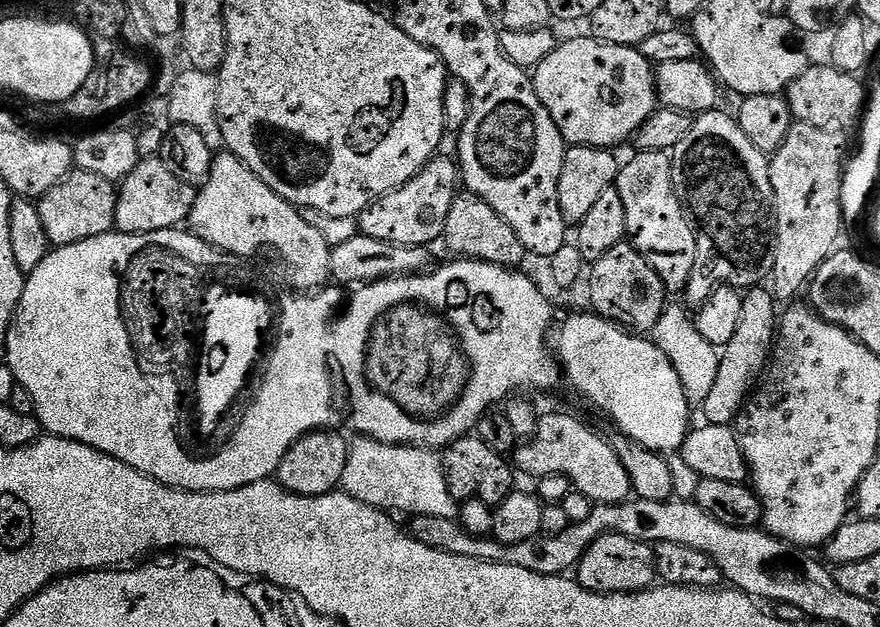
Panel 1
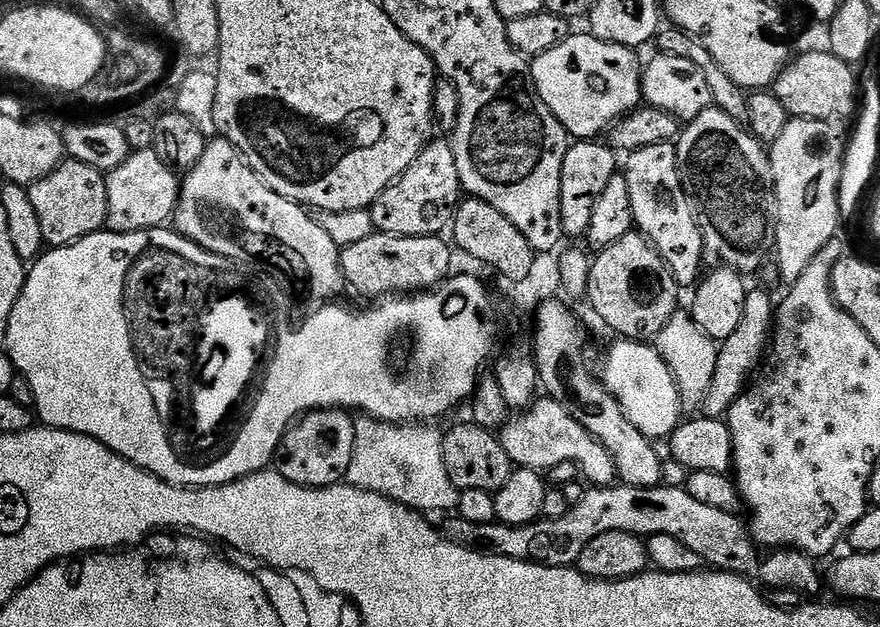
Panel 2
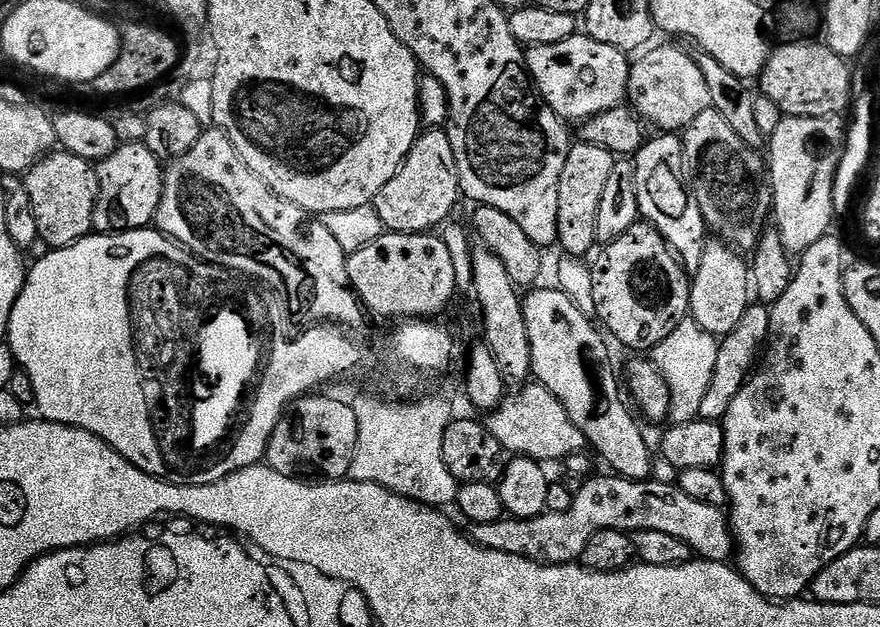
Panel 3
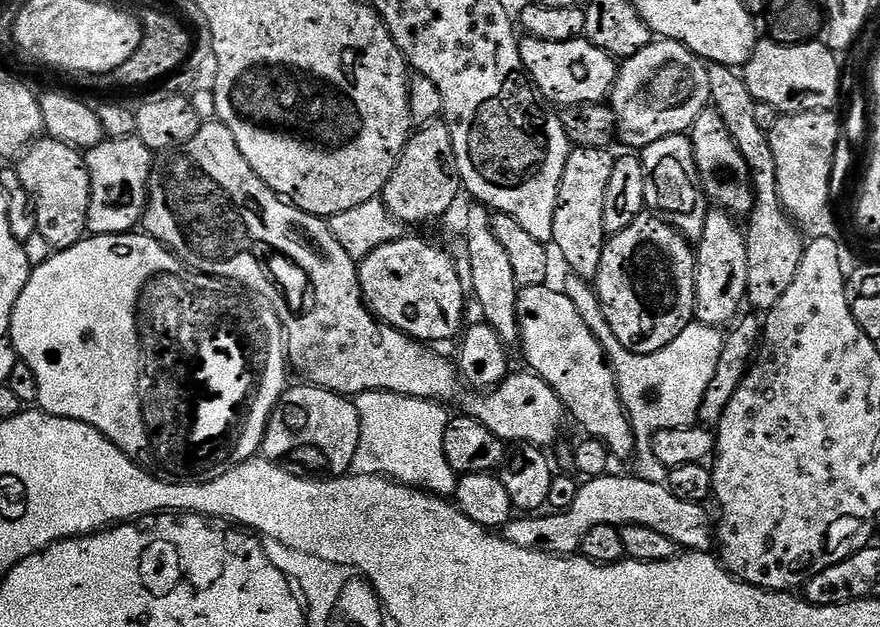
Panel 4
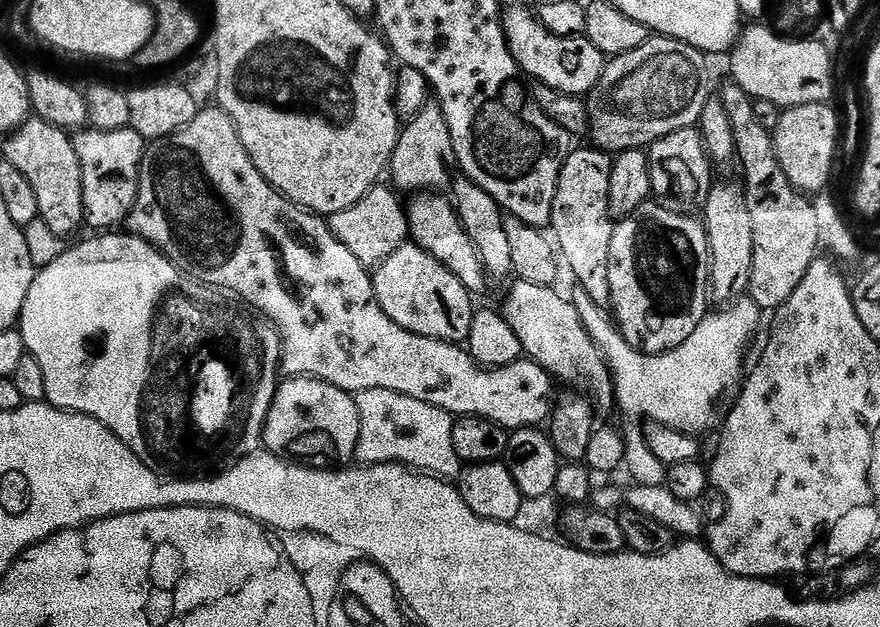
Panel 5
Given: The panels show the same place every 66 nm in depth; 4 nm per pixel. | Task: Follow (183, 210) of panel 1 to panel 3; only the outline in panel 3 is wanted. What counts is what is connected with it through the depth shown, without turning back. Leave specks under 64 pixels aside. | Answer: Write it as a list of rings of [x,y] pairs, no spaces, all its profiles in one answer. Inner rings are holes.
[[[144,142],[121,143],[107,158],[95,165],[95,170],[98,202],[92,227],[97,233],[129,232],[149,227],[155,221],[164,189],[164,168],[160,157],[152,153]]]

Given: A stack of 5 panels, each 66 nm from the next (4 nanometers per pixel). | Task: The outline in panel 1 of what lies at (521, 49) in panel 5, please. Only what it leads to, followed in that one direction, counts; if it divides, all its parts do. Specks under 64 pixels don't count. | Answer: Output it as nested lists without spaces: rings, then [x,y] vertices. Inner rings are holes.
[[[588,34],[578,37],[577,40],[568,40],[565,44],[564,41],[557,43],[554,54],[550,54],[550,58],[545,58],[534,70],[532,85],[536,88],[536,93],[542,102],[542,106],[546,106],[546,110],[550,110],[550,114],[554,118],[554,122],[562,134],[564,143],[568,146],[581,144],[582,146],[590,146],[591,148],[607,148],[609,150],[619,149],[619,144],[624,144],[627,140],[629,143],[629,141],[635,137],[636,133],[640,131],[640,127],[650,119],[652,113],[655,112],[658,107],[654,65],[651,60],[647,60],[645,56],[640,53],[639,47],[627,48],[626,46],[618,46],[617,44],[608,44],[605,40],[595,39]]]

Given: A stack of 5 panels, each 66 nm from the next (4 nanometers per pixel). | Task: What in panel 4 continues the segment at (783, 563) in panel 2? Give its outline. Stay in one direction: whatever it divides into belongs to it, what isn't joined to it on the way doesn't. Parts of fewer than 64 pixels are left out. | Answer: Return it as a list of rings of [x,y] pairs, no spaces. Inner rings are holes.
[[[593,476],[580,484],[578,498],[574,506],[563,510],[552,510],[549,516],[528,514],[519,520],[513,518],[504,525],[502,535],[505,540],[522,546],[524,550],[550,552],[554,556],[571,556],[579,549],[580,539],[591,528],[597,526],[623,526],[637,524],[654,530],[666,539],[673,540],[681,549],[690,552],[708,552],[714,544],[714,524],[708,521],[707,507],[689,500],[678,498],[668,489],[667,483],[655,484],[640,476]]]

